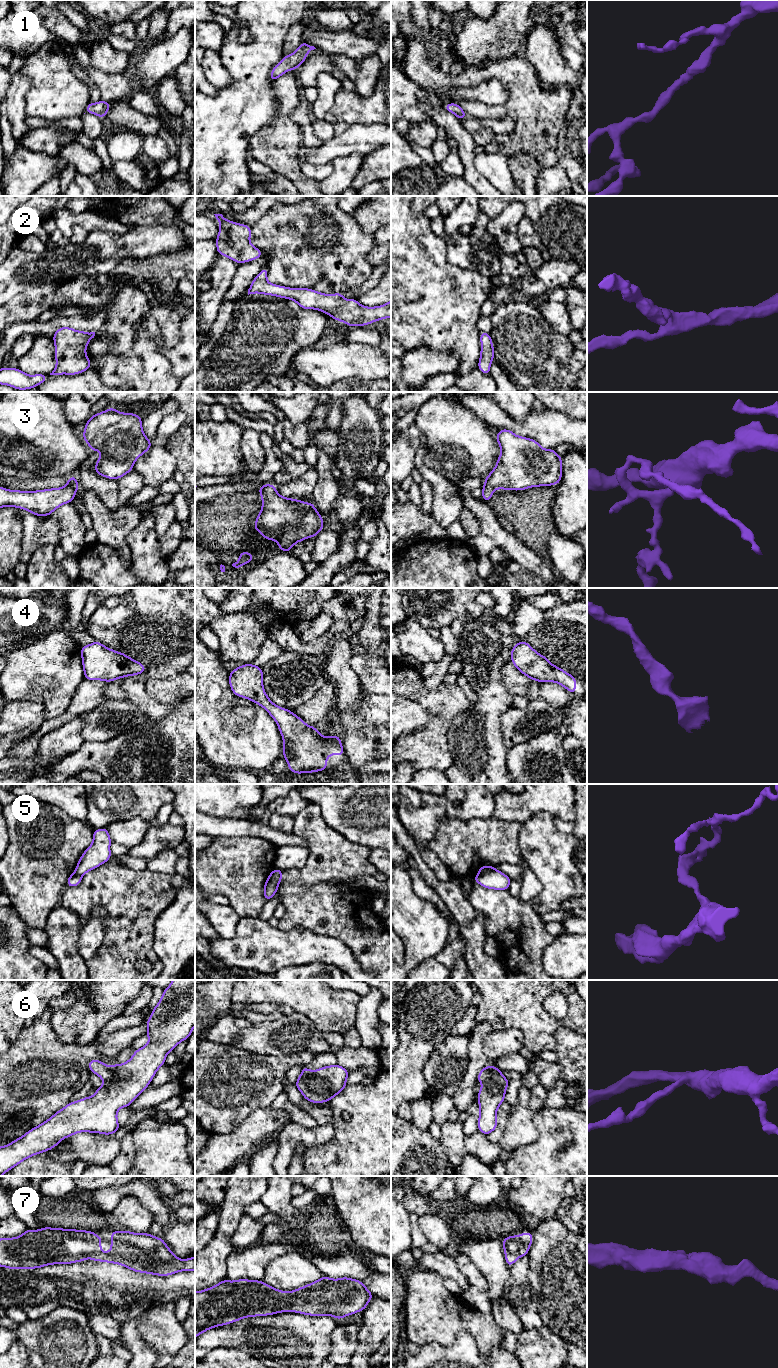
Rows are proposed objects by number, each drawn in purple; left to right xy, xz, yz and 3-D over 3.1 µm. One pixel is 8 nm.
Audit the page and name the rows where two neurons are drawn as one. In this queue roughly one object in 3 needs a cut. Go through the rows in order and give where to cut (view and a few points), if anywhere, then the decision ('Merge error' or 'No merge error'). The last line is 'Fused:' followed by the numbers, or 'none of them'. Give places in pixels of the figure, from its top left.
1: No split. No merge error
2: No split. No merge error
3: No split. No merge error
4: No split. No merge error
5: Split along yz (494, 868), (478, 873). Merge error
6: Split along yz (491, 1065), (490, 1076), (483, 1083). Merge error
7: No split. No merge error
Fused: 5, 6

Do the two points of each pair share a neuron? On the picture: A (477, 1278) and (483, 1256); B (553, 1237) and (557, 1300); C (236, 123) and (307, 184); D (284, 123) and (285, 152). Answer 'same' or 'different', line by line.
A: different
B: same
C: different
D: same

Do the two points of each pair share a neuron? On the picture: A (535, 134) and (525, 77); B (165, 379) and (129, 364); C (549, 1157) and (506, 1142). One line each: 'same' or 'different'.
A: same
B: same
C: different

